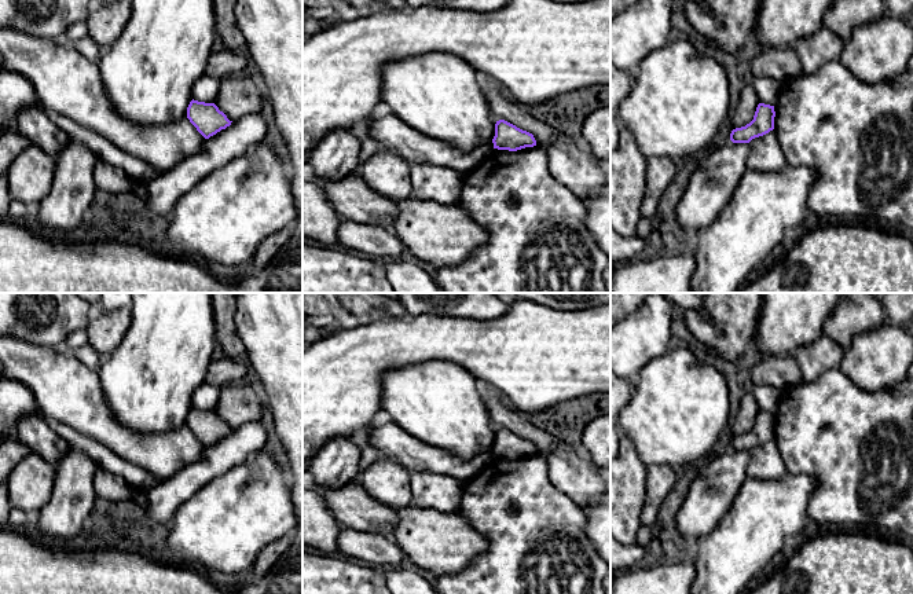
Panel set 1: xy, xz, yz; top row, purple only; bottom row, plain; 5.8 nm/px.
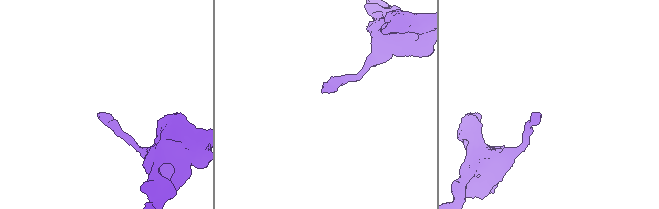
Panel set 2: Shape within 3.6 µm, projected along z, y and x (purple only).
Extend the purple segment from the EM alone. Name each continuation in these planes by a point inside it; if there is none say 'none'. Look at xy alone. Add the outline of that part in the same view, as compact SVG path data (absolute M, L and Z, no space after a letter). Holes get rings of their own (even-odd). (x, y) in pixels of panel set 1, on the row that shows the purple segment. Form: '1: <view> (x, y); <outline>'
none

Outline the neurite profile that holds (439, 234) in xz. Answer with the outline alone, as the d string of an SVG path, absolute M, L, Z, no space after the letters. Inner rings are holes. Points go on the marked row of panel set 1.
M410 195L397 201L392 232L407 250L436 267L465 261L488 232L458 205L432 204Z

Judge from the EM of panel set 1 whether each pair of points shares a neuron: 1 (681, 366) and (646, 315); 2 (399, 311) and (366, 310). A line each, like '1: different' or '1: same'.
1: different
2: same

